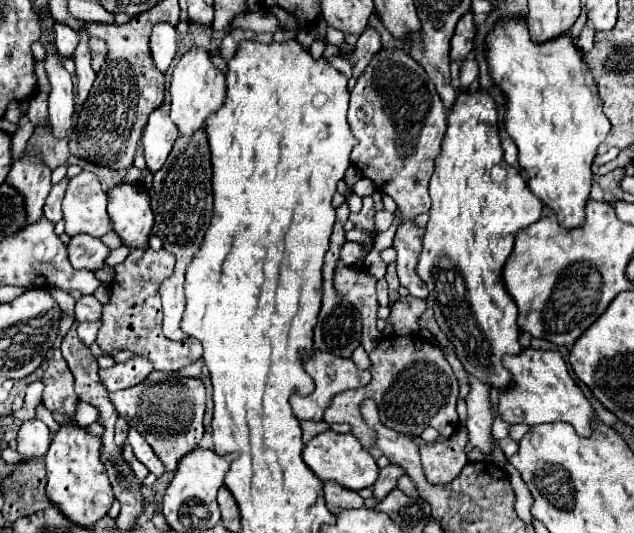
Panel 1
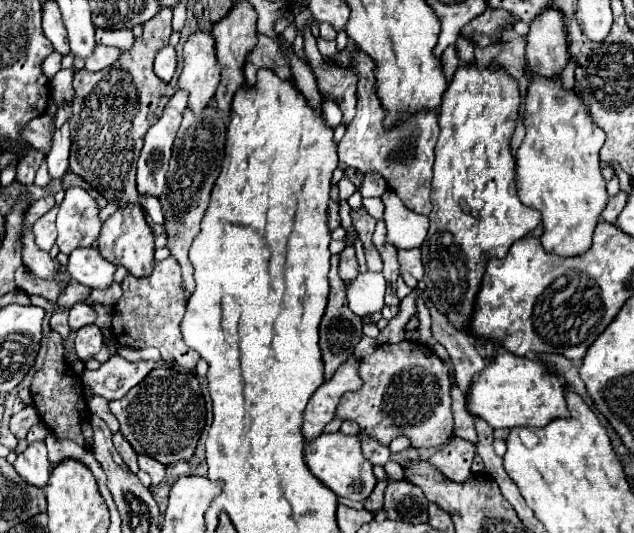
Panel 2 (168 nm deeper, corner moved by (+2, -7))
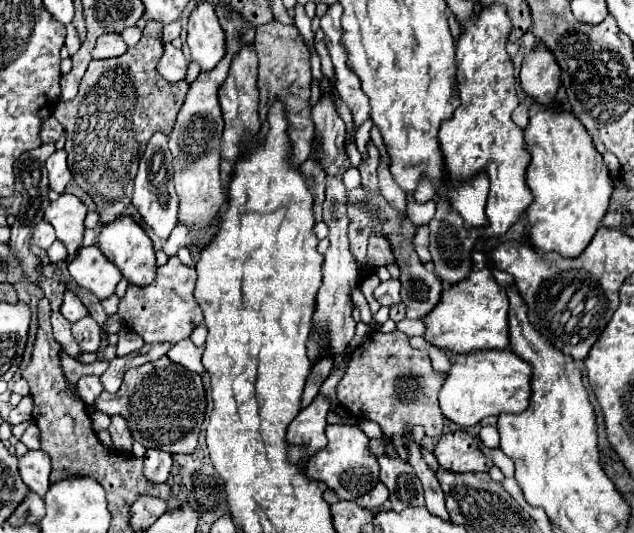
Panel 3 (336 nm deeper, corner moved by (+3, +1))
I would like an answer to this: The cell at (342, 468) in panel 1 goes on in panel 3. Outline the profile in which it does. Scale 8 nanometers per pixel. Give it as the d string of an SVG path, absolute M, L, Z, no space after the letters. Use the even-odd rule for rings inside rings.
M329 424L325 428L325 436L329 444L309 460L307 478L327 484L339 500L357 500L359 496L371 492L371 488L379 482L379 466L375 454L369 450L369 438L365 432L361 432L355 424Z

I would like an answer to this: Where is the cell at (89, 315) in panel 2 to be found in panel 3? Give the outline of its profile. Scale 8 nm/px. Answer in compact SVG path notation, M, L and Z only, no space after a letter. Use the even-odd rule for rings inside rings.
M71 290L65 292L65 296L63 296L63 304L61 304L59 312L61 312L69 322L75 322L75 320L87 316L87 308L81 304L81 300L79 300Z

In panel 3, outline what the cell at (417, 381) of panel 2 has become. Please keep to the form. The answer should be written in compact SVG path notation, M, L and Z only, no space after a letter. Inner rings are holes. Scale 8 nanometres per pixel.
M377 330L349 356L347 370L337 384L337 400L353 416L377 422L387 436L403 434L409 422L413 422L413 426L421 424L427 436L441 436L445 418L439 410L437 394L443 380L445 374L433 372L429 354L411 348L403 332L395 330L385 334Z

